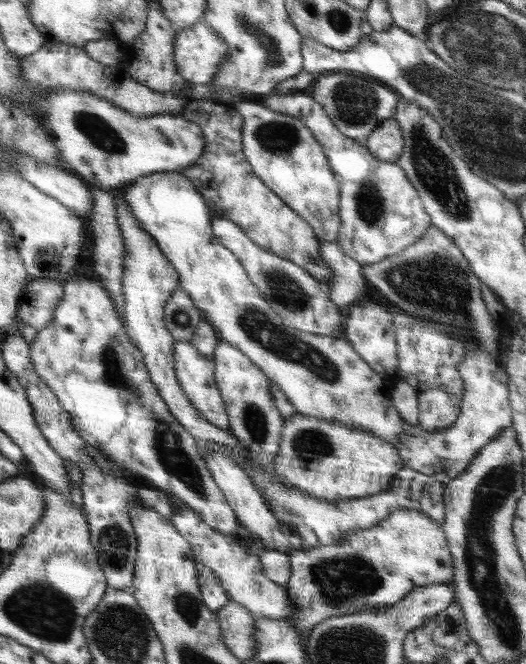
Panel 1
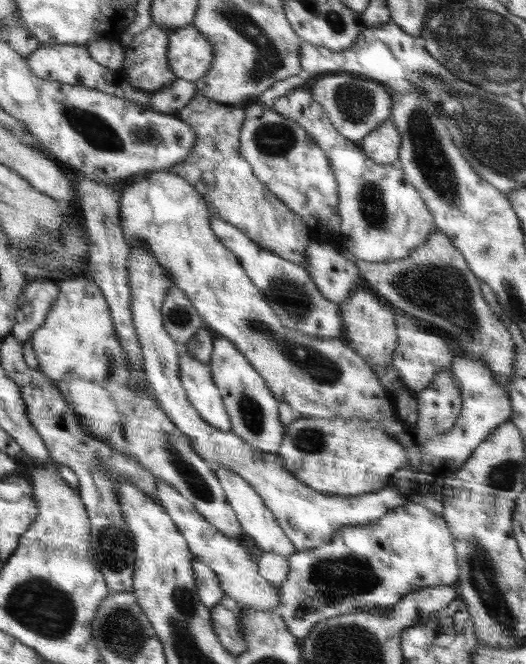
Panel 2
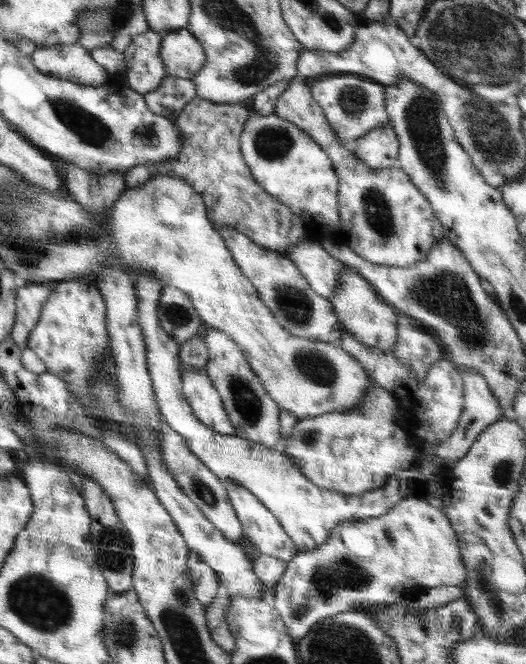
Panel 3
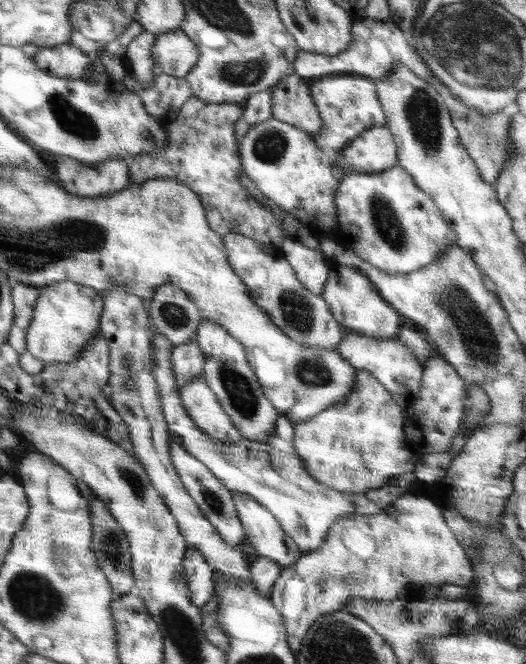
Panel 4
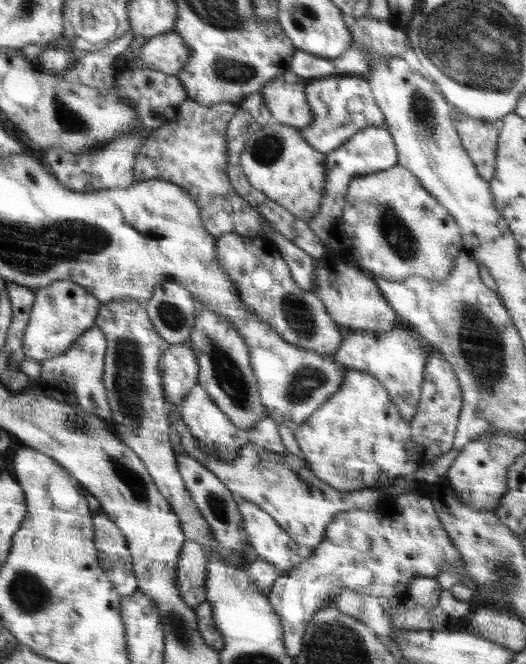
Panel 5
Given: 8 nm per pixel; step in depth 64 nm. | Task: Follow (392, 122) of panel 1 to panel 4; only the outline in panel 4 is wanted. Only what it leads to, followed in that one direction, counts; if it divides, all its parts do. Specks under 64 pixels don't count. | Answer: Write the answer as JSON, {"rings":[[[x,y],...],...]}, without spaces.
{"rings":[[[386,125],[373,127],[360,136],[348,142],[347,145],[340,149],[338,154],[333,156],[332,168],[334,168],[338,177],[338,184],[342,181],[342,176],[350,171],[360,171],[365,173],[388,170],[397,165],[397,146],[392,138],[392,133]]]}

